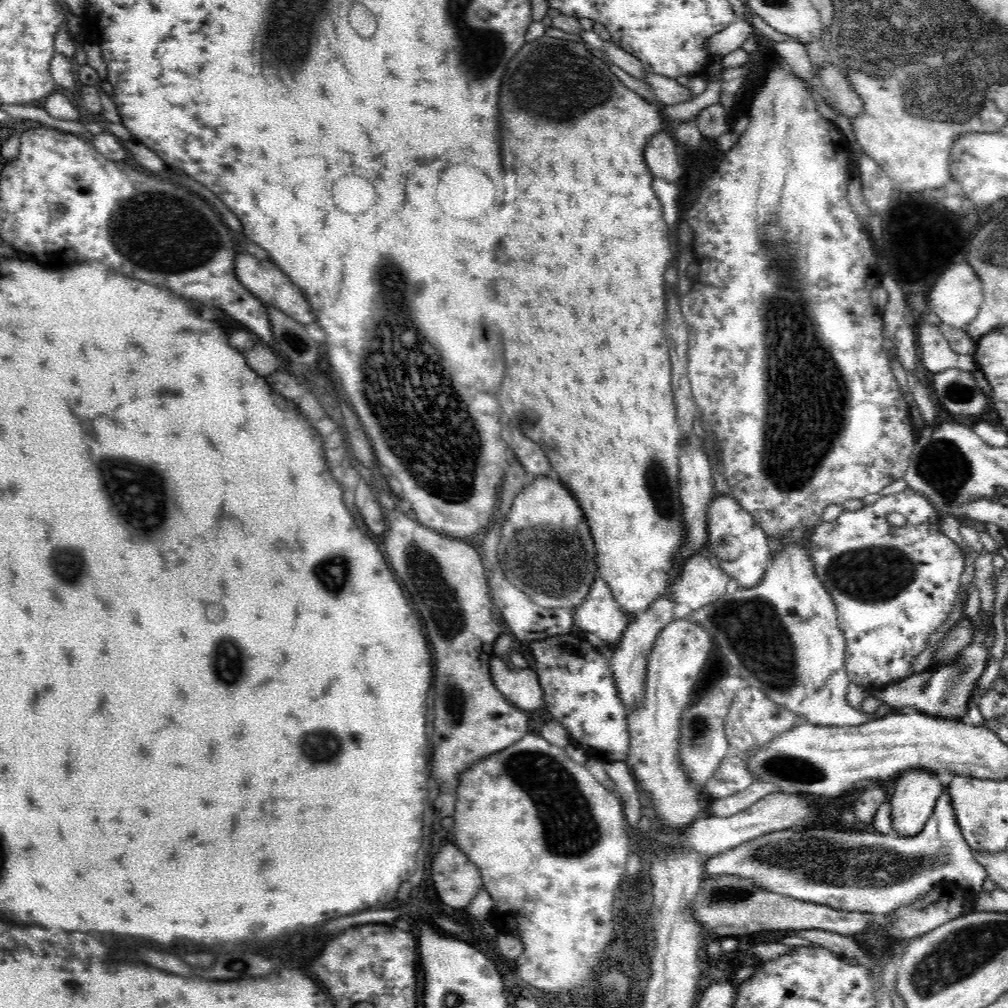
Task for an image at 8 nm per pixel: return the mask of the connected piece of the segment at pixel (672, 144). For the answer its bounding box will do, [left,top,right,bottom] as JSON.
[644,131,684,182]

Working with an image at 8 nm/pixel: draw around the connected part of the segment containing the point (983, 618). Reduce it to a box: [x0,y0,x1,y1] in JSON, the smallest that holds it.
[870,610,993,720]

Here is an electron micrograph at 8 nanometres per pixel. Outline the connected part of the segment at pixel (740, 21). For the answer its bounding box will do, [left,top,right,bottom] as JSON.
[705,18,756,56]

